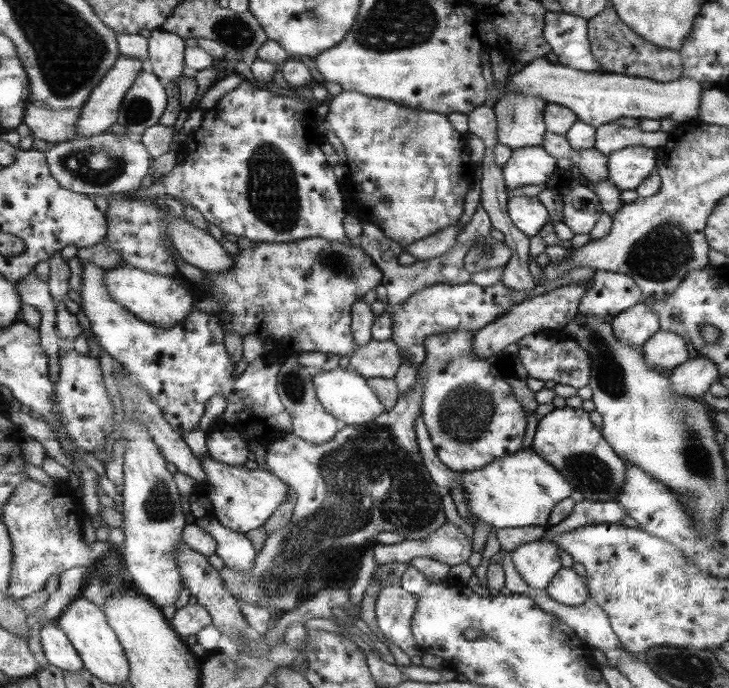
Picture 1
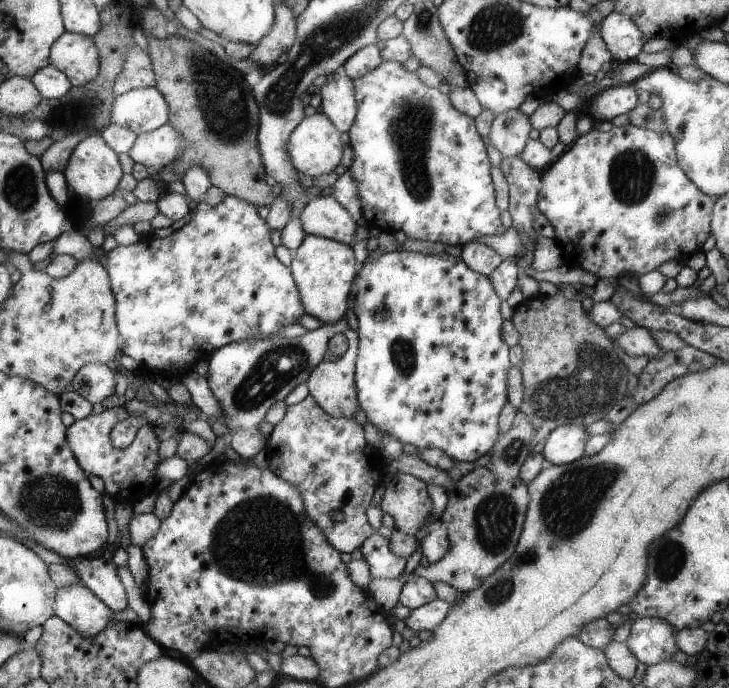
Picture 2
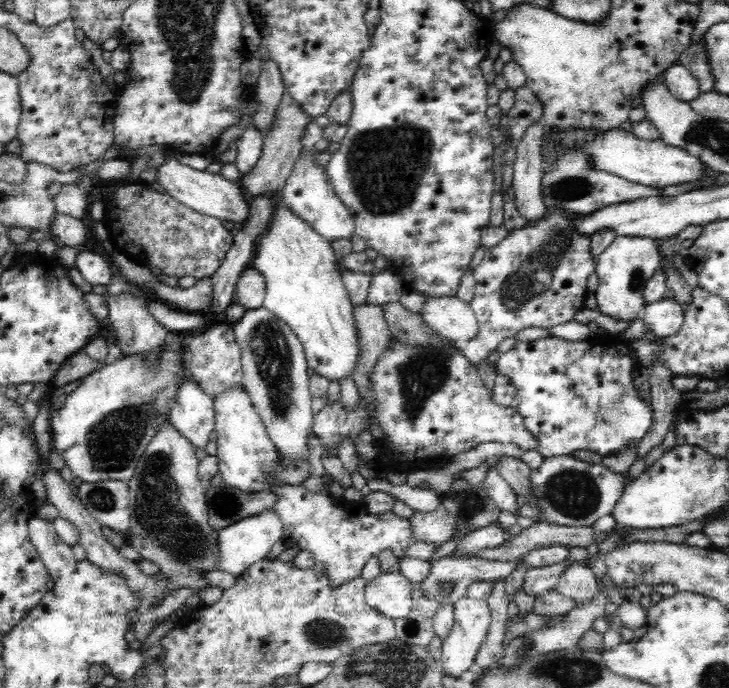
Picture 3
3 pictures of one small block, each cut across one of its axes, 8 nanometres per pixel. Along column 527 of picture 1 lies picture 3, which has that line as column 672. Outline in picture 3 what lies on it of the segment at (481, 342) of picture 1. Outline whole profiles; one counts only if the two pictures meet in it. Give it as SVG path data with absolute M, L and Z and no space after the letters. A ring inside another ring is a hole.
M662 298L645 308L646 330L656 333L659 339L676 335L685 322L684 307L673 298Z

